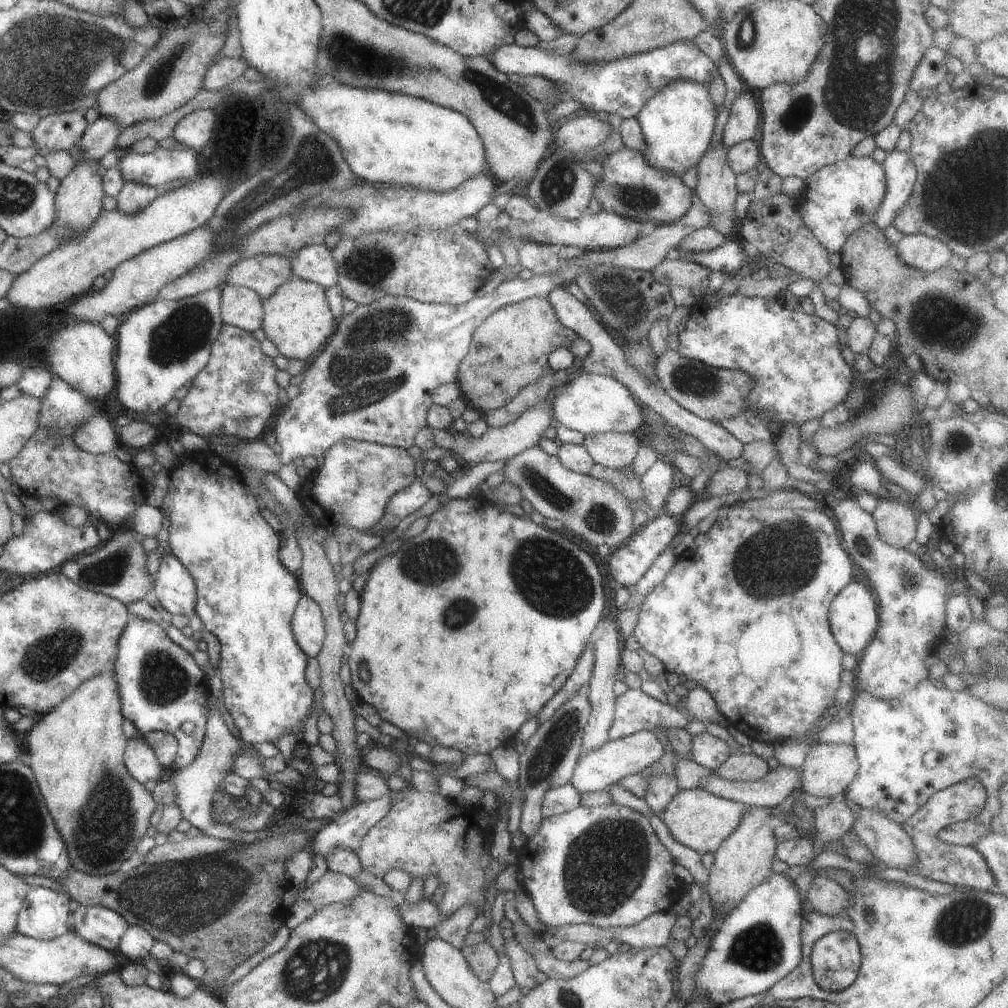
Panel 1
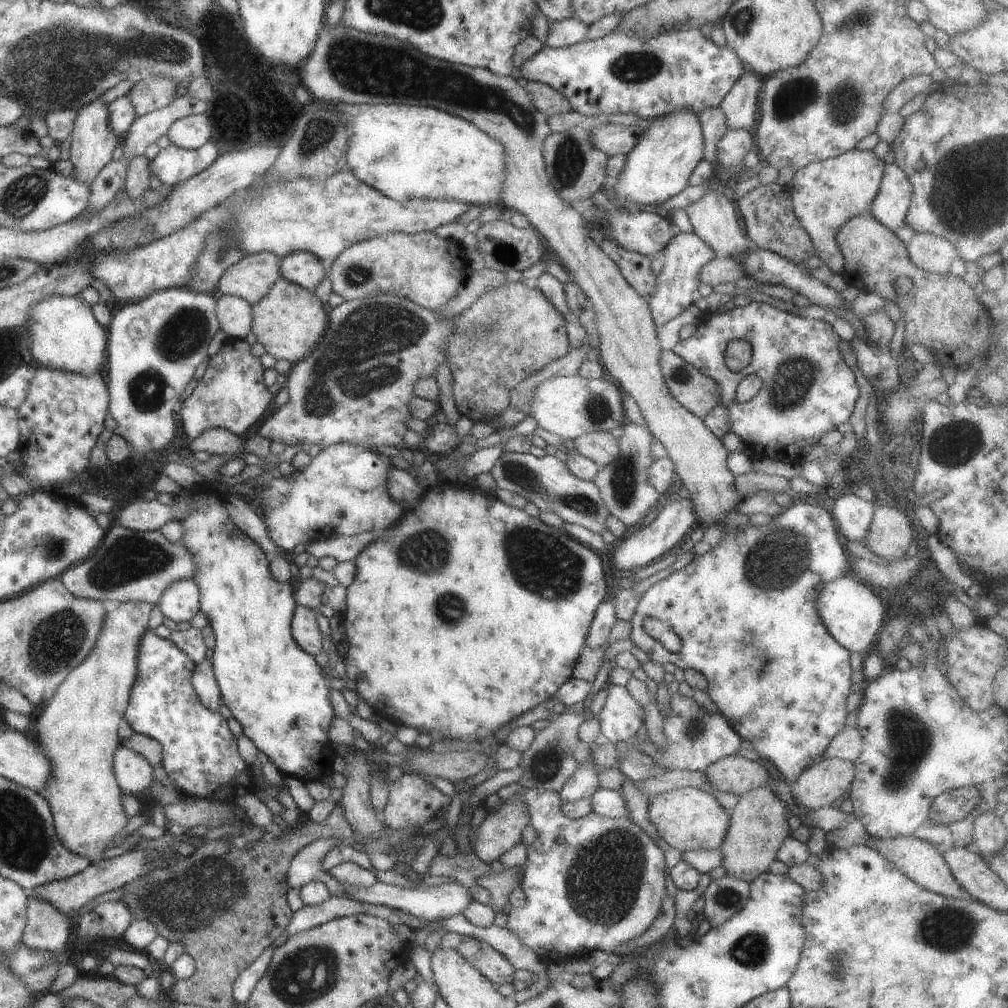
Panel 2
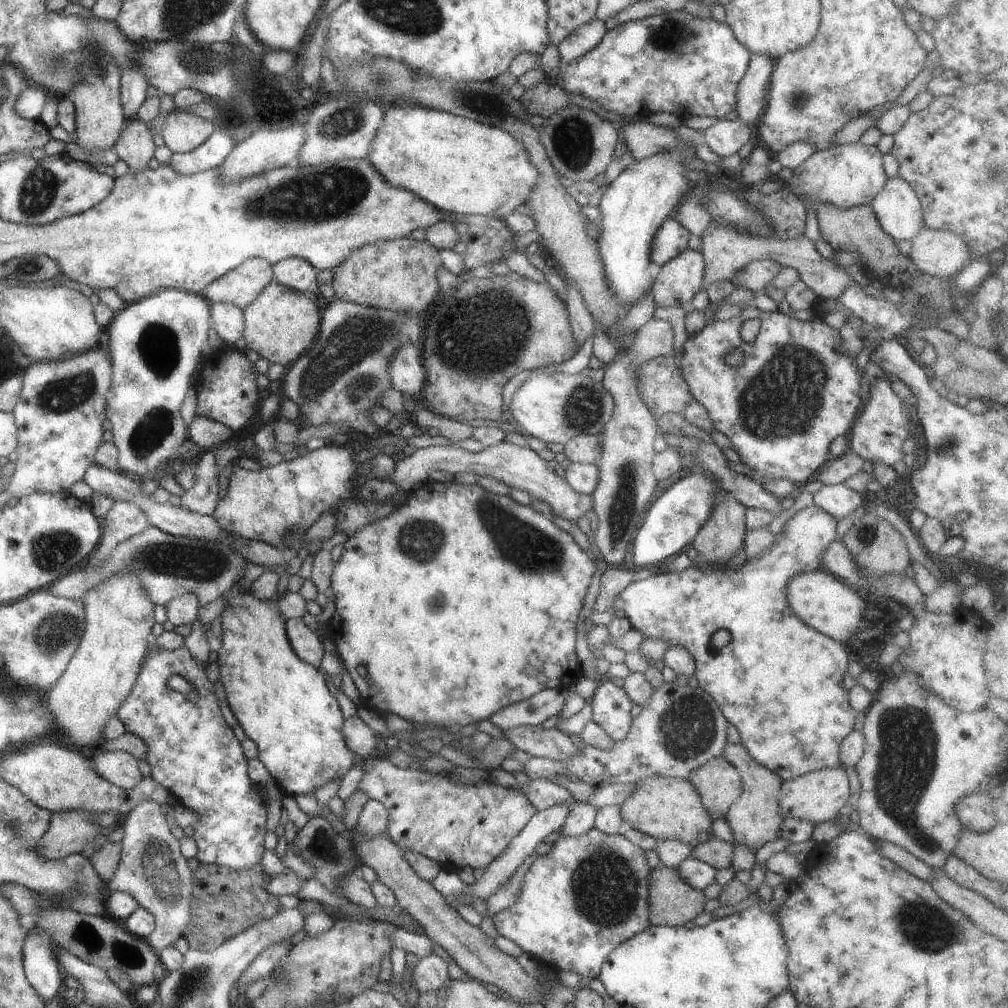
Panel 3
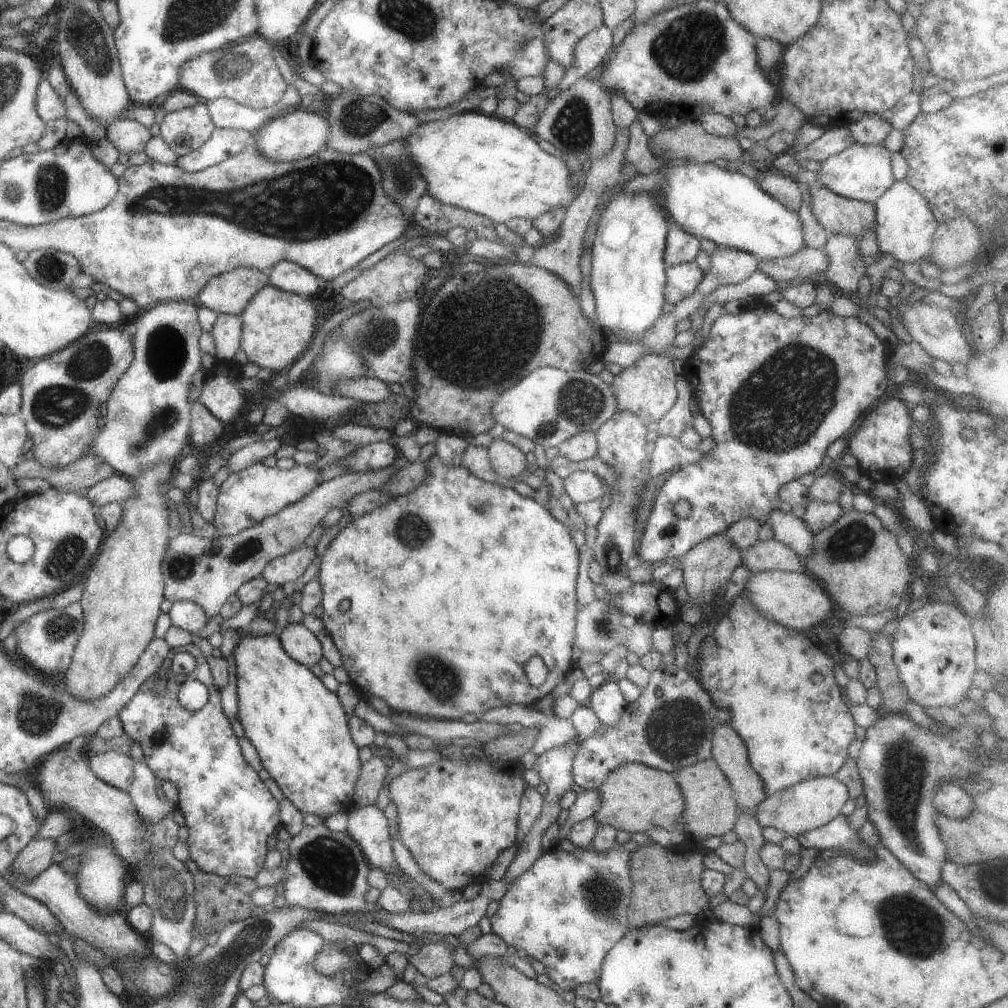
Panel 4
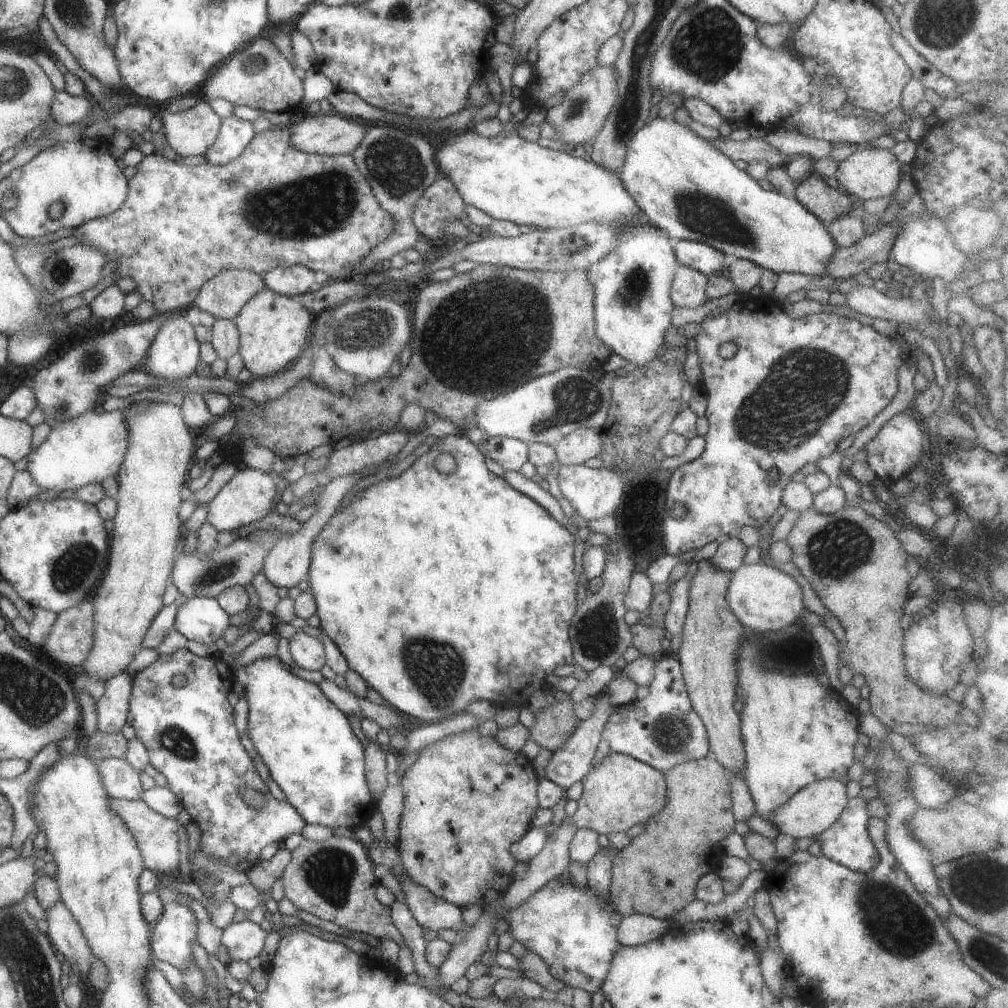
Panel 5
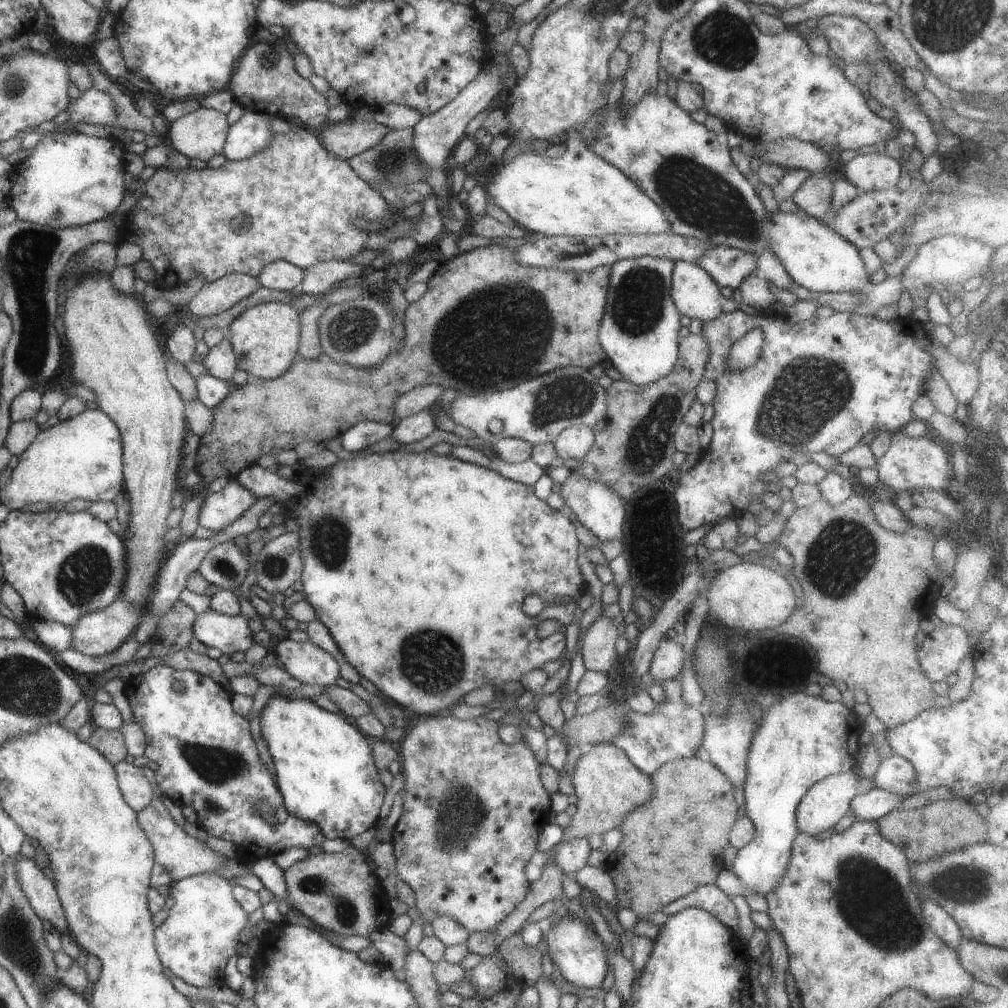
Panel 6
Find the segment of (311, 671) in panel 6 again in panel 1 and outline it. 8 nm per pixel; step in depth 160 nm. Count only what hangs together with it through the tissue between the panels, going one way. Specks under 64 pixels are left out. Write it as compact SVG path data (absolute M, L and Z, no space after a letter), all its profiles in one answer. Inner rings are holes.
M302 595L292 612L290 627L302 653L314 657L320 651L324 639L324 620L319 605Z

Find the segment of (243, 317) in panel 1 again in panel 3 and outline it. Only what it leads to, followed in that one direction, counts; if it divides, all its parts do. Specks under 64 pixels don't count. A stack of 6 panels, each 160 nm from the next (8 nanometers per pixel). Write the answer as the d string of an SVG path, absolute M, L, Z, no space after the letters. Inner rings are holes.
M213 303L210 305L210 324L223 346L233 347L235 340L242 336L242 310L229 303Z

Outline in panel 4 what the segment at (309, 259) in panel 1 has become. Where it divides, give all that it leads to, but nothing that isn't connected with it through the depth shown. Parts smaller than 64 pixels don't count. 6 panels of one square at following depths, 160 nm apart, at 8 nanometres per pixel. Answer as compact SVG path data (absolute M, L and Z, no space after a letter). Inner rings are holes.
M280 260L267 270L268 284L310 298L317 292L321 278L291 261Z

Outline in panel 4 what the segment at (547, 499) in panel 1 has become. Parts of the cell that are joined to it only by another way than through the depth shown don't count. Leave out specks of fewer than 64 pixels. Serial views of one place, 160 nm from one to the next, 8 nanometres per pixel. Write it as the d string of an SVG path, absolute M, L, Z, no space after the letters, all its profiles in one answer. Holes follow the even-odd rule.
M493 438L486 453L491 468L501 477L517 476L527 466L525 454L503 439ZM391 463L376 471L349 471L348 474L335 476L319 483L297 502L234 535L210 539L194 536L190 531L171 534L160 564L164 584L163 598L171 603L194 602L201 607L207 619L213 618L230 594L244 582L260 576L269 560L286 555L303 543L331 508L339 508L345 512L348 500L355 494L380 489L398 470L400 469Z

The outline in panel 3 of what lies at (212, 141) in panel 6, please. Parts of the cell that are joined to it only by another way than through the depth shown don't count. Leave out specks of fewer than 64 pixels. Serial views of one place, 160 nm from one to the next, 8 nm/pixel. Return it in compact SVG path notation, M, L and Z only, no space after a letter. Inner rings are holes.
M174 113L166 116L160 136L172 153L186 153L205 142L216 123L191 113Z

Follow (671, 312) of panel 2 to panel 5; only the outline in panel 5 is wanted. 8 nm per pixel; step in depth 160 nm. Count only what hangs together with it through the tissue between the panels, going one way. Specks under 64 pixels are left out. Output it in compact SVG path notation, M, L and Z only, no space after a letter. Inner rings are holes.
M677 265L668 290L673 306L697 308L708 298L705 296L707 277L698 270Z

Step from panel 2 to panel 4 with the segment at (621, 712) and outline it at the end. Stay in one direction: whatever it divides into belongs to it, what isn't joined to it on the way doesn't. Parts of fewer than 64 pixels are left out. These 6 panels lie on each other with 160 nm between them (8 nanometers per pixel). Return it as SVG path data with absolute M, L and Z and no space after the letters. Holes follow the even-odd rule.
M607 680L591 691L585 704L595 714L600 724L615 726L625 708L626 701L619 693L617 684L613 680Z

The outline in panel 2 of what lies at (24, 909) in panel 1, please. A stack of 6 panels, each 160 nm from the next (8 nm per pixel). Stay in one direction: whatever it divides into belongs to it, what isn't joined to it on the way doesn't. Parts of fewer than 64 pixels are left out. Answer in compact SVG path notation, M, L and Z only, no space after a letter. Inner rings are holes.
M40 898L26 900L26 921L20 942L32 949L58 953L69 938L69 918Z

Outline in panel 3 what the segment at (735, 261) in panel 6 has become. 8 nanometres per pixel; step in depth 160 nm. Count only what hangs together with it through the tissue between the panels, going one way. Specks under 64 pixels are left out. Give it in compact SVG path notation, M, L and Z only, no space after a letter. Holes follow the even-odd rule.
M664 218L650 242L649 260L661 266L666 260L687 248L689 232L673 218Z

